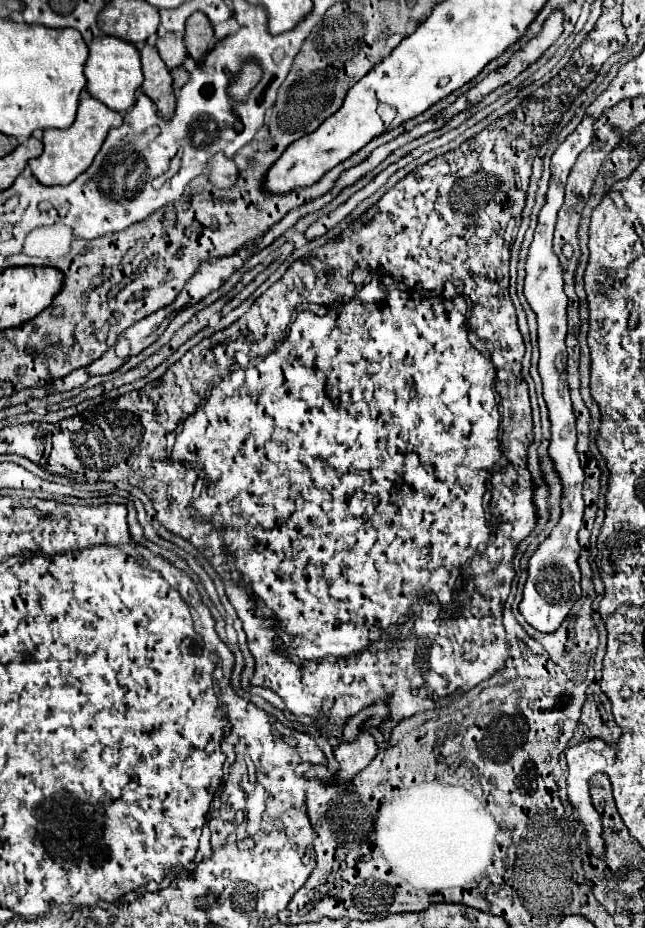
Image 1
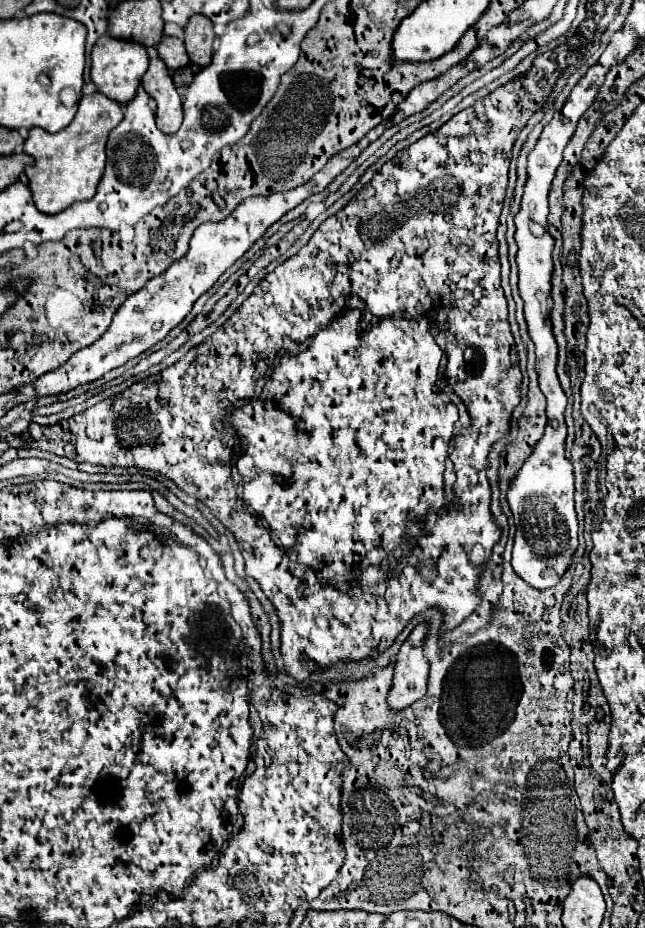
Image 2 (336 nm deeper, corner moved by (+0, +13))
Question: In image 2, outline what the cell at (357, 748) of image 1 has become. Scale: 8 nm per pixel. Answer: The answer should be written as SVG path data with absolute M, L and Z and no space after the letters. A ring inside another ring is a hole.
M416 625L396 655L394 679L386 697L388 707L394 713L414 705L426 693L428 661L422 651L424 635L426 635L426 625Z

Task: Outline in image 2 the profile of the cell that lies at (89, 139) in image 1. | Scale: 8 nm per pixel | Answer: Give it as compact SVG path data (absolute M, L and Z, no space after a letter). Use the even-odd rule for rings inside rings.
M92 93L92 95L86 95L78 101L78 111L76 111L72 123L68 127L64 127L62 131L48 133L42 127L30 129L30 135L24 143L24 151L28 155L32 155L36 159L36 163L26 169L26 175L30 181L34 203L42 213L58 213L58 211L66 209L68 205L72 205L74 201L86 201L86 199L94 197L96 185L102 177L104 163L106 163L106 153L104 153L106 137L120 121L122 121L122 107L102 93Z

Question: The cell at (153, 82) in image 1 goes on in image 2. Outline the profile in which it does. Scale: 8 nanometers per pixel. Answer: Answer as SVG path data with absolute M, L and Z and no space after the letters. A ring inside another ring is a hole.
M160 57L150 59L150 67L142 77L142 87L158 103L156 123L162 133L176 133L182 125L182 99L174 89L170 69Z

